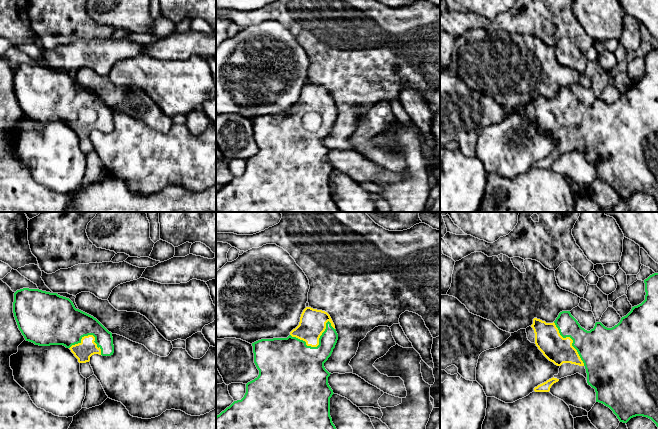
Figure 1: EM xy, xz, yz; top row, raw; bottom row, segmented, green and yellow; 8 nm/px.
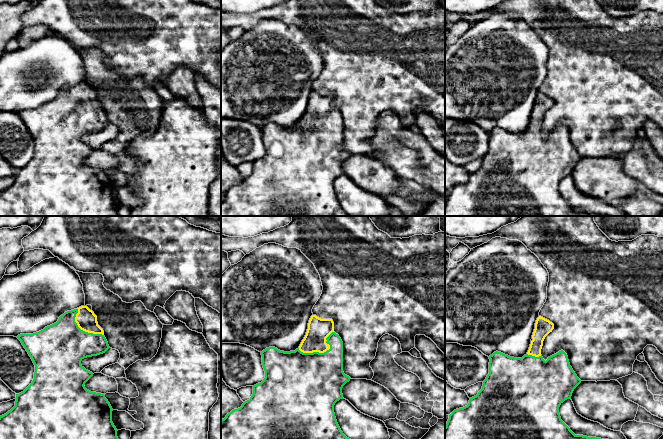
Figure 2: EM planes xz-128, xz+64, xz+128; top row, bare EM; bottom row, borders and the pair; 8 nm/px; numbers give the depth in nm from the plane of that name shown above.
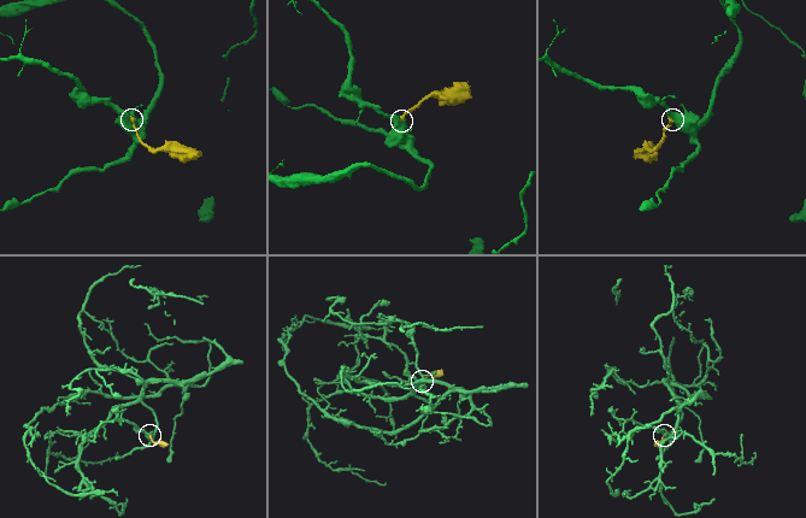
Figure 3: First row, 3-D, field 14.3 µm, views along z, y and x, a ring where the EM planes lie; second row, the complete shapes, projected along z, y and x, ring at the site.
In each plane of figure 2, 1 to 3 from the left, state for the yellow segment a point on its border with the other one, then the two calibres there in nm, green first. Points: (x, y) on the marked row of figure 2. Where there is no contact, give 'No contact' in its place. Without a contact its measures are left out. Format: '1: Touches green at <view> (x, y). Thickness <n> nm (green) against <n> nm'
1: Touches green at xz-128 (82, 330). Thickness 400 nm (green) against 160 nm
2: Touches green at xz+64 (322, 353). Thickness 480 nm (green) against 180 nm
3: Touches green at xz+128 (534, 356). Thickness 480 nm (green) against 140 nm

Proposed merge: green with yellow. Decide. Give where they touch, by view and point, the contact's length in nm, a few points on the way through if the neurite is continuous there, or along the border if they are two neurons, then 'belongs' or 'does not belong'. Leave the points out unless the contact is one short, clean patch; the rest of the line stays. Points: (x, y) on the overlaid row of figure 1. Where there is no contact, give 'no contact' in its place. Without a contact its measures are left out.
contact xz (319, 344); length 360 nm; belongs

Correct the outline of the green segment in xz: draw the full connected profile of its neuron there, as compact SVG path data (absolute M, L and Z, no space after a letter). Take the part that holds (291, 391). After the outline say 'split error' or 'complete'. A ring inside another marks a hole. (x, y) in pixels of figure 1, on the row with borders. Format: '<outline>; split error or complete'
M306 307L301 314L299 325L290 332L287 338L261 339L252 343L254 363L259 370L259 375L246 384L246 393L241 400L234 401L216 416L216 429L336 429L330 416L330 398L334 394L328 384L328 377L331 373L325 369L324 363L331 356L337 340L338 334L330 315L325 311Z; split error

